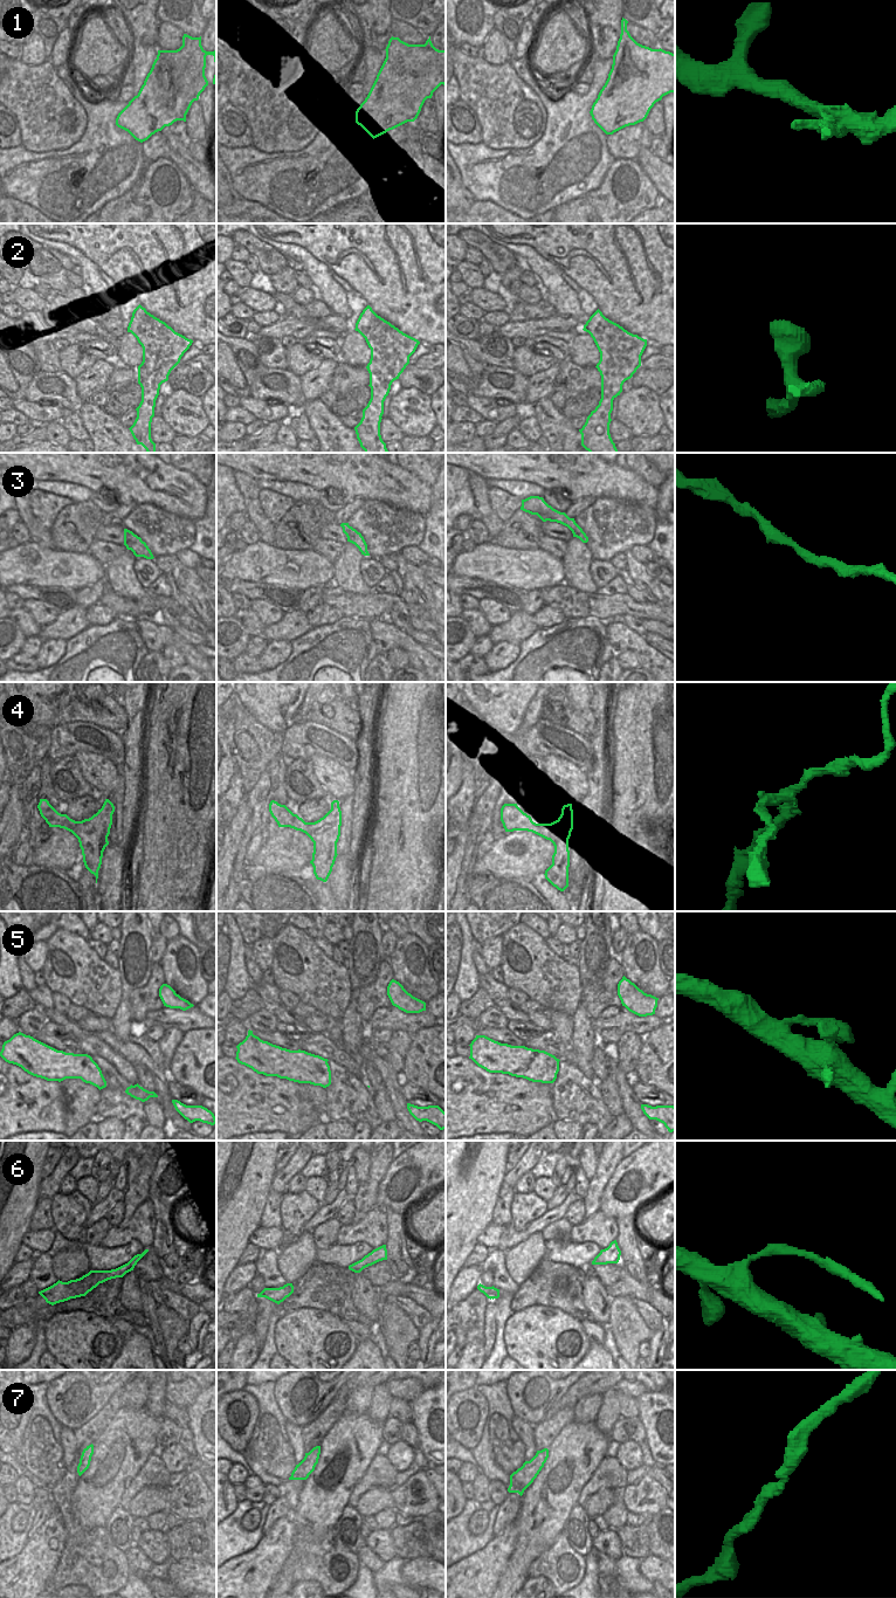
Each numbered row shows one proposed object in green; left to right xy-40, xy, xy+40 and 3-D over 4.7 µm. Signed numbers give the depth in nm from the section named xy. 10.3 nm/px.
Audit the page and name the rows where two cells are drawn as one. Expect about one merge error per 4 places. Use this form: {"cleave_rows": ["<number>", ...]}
{"cleave_rows": ["1", "6"]}

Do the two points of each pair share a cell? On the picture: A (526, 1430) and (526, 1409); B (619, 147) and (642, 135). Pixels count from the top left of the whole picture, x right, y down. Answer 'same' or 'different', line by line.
A: different
B: same

